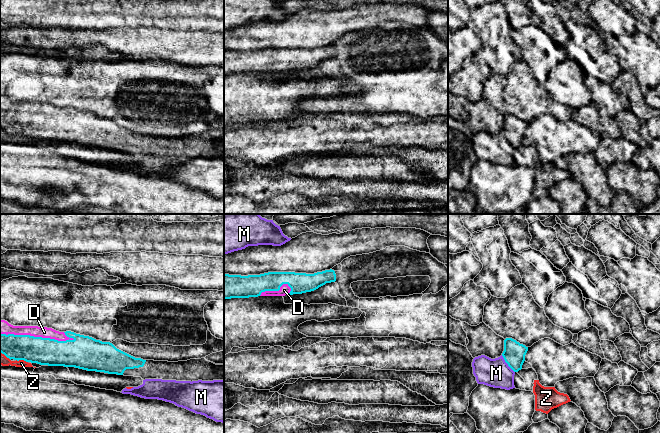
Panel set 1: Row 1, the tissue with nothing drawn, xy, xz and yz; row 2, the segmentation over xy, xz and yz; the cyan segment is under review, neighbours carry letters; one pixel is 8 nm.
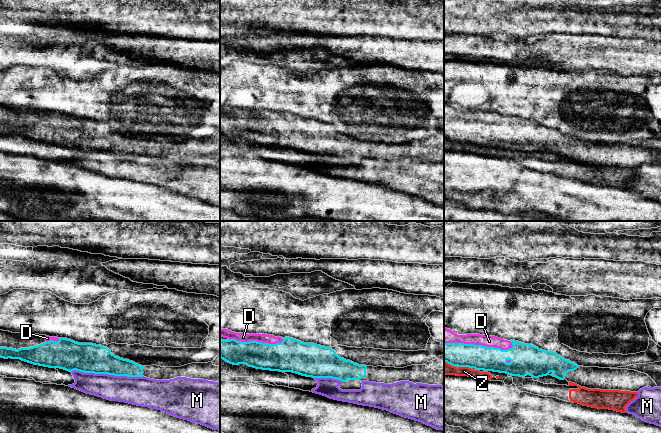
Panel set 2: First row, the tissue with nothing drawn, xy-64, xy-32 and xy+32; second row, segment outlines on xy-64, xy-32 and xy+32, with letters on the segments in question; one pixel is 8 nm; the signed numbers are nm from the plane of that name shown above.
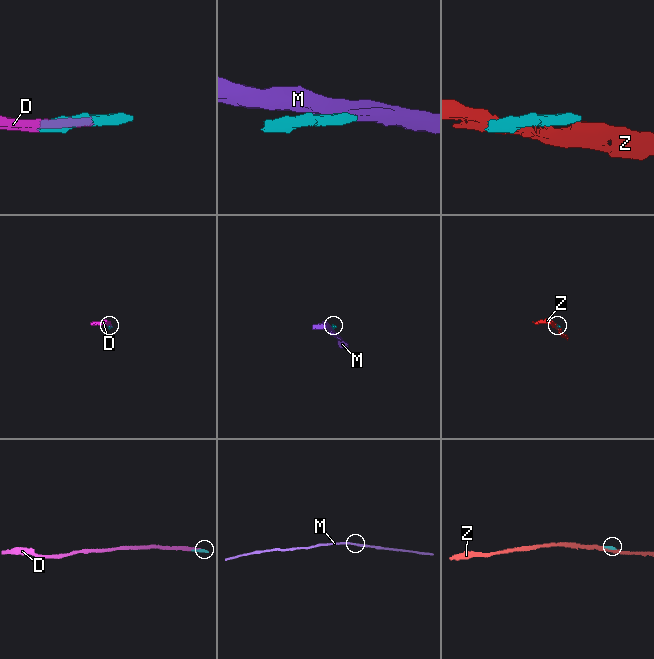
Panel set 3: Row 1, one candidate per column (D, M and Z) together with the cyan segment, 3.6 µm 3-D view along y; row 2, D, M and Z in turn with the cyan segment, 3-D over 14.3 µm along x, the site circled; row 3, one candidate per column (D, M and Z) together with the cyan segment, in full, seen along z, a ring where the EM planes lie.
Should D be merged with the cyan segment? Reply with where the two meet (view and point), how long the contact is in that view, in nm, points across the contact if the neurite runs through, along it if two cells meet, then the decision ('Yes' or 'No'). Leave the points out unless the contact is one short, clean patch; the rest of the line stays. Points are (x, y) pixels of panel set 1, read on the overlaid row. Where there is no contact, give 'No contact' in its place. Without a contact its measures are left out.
Touches cyan at xy (37, 337). Shared border 600 nm. Yes

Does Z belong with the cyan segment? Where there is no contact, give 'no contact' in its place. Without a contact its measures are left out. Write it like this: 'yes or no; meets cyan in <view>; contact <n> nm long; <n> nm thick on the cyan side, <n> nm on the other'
no; meets cyan in xy; contact 100 nm long; 220 nm thick on the cyan side, 100 nm on the other

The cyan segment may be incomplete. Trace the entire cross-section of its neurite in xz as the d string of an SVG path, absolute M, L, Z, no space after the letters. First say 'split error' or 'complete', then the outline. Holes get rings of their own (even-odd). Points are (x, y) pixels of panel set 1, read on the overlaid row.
split error; M332 269L314 274L295 272L268 272L248 276L224 274L224 299L302 294L335 281L336 274Z

